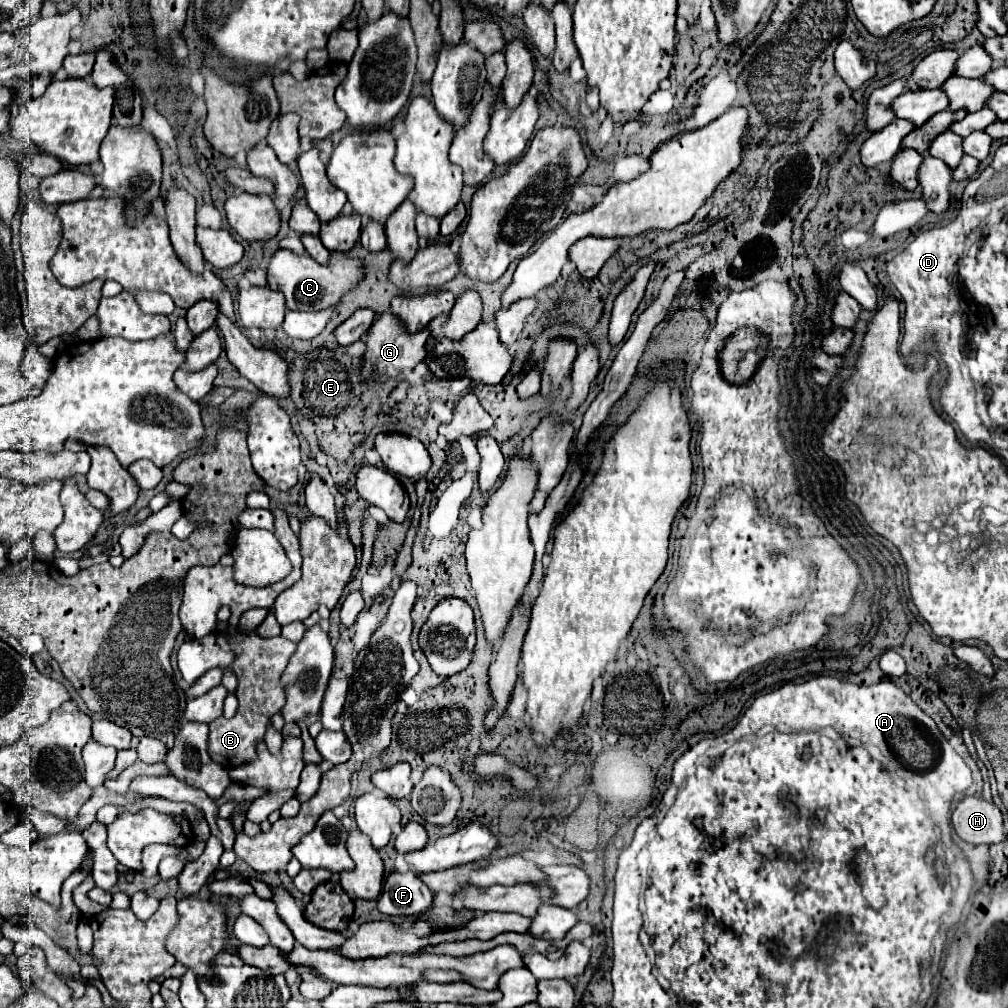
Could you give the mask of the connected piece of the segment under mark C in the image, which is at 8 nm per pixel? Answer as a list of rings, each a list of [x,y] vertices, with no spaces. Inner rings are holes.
[[[279,249],[271,255],[267,267],[267,287],[281,291],[287,299],[287,309],[295,311],[321,311],[335,305],[363,275],[357,259],[347,259],[343,253],[331,253],[329,265],[319,265],[311,255],[295,255],[287,249]]]

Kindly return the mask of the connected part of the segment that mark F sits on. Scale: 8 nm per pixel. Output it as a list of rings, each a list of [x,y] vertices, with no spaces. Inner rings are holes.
[[[391,873],[379,895],[379,911],[391,917],[415,917],[427,911],[433,903],[433,893],[417,879],[415,873]]]

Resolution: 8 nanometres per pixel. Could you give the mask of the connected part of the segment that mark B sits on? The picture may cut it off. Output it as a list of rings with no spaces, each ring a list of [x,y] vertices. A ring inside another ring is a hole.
[[[243,629],[231,633],[231,643],[233,649],[237,651],[237,659],[233,661],[231,667],[239,679],[239,687],[235,693],[239,699],[239,709],[231,719],[219,717],[209,723],[209,755],[215,763],[223,767],[237,767],[257,757],[257,745],[265,737],[269,719],[285,703],[285,691],[283,685],[279,683],[279,677],[285,671],[289,657],[297,649],[297,643],[285,639],[283,635],[265,639],[259,637],[255,631],[243,631]]]

